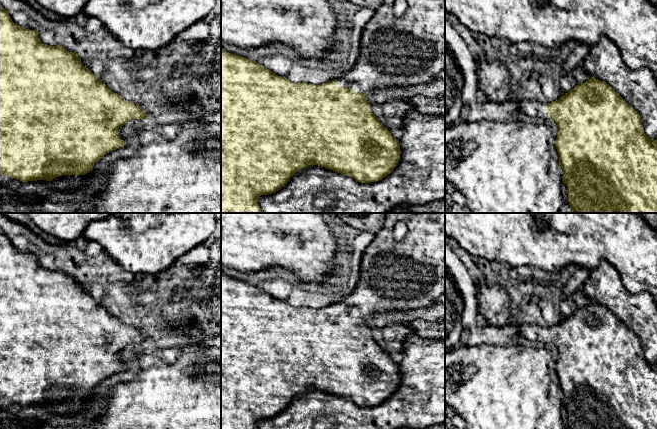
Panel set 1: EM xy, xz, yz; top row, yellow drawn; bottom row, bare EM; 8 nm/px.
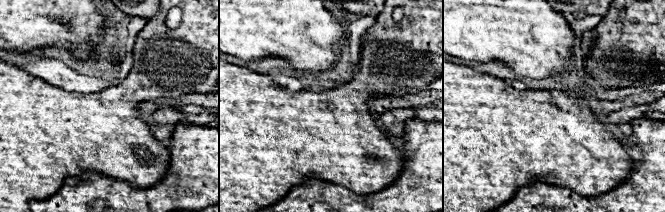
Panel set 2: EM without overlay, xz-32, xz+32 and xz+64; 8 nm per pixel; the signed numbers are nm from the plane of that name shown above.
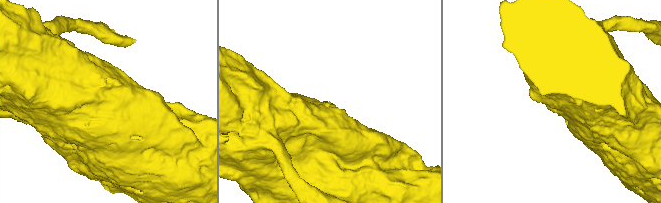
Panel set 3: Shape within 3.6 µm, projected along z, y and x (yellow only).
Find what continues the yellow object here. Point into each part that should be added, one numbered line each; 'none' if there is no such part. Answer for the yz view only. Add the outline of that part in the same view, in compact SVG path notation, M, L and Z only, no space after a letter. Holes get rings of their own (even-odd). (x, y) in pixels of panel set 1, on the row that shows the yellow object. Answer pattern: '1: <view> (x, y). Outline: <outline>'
1: yz (493, 79). Outline: M483 58L475 64L477 85L486 96L487 102L504 103L515 101L519 103L520 112L531 116L548 119L544 103L535 99L517 99L511 93L510 76L504 65L495 60Z

